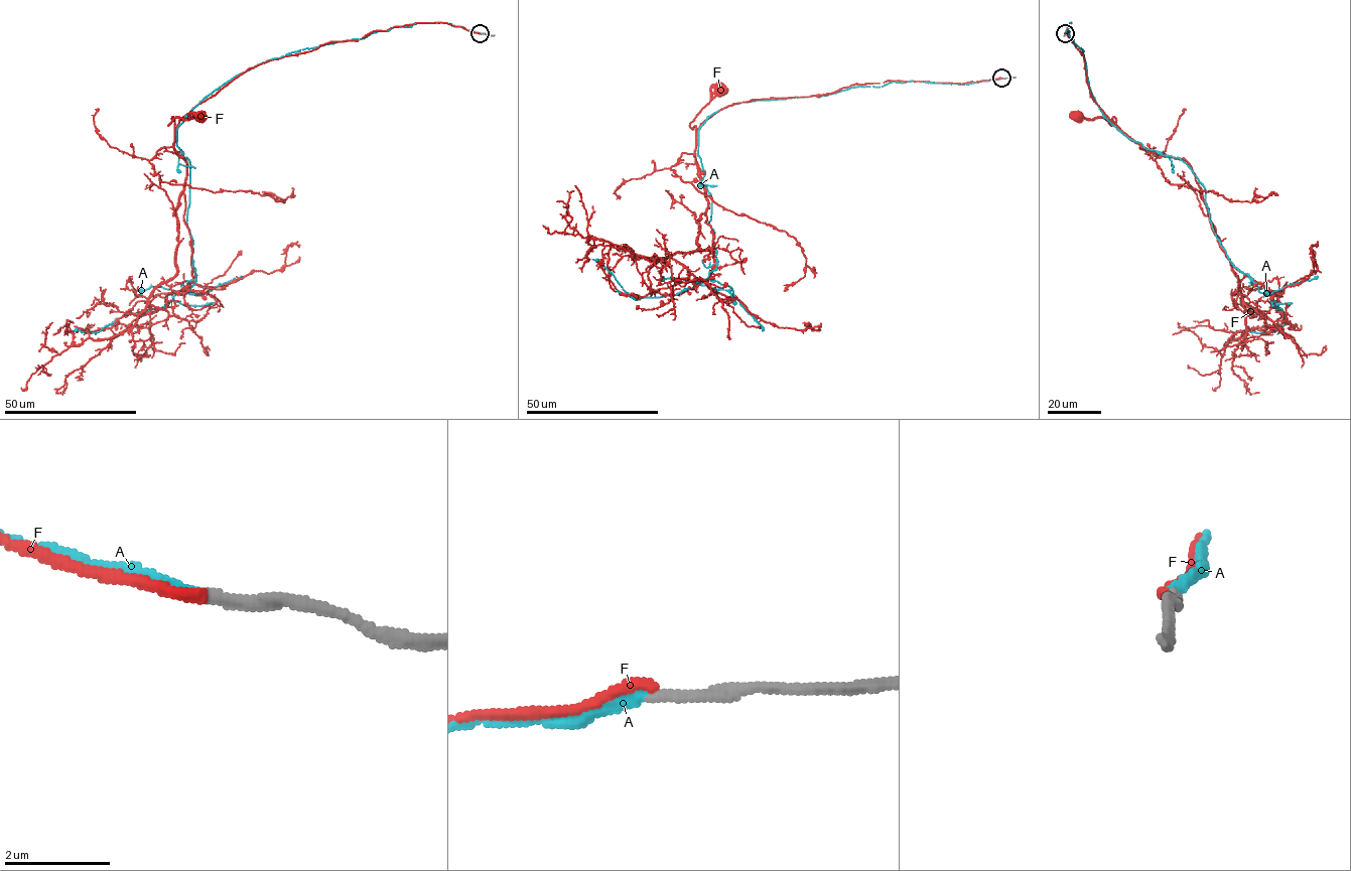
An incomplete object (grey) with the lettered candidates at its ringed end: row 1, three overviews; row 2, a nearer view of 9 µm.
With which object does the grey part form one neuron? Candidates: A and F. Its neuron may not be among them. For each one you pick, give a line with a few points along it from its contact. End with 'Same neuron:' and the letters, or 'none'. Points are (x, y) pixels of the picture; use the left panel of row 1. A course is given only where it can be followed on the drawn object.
A: Its course: (481, 33), (377, 31), (206, 97), (176, 139), (195, 283), (71, 331)
Same neuron: A

